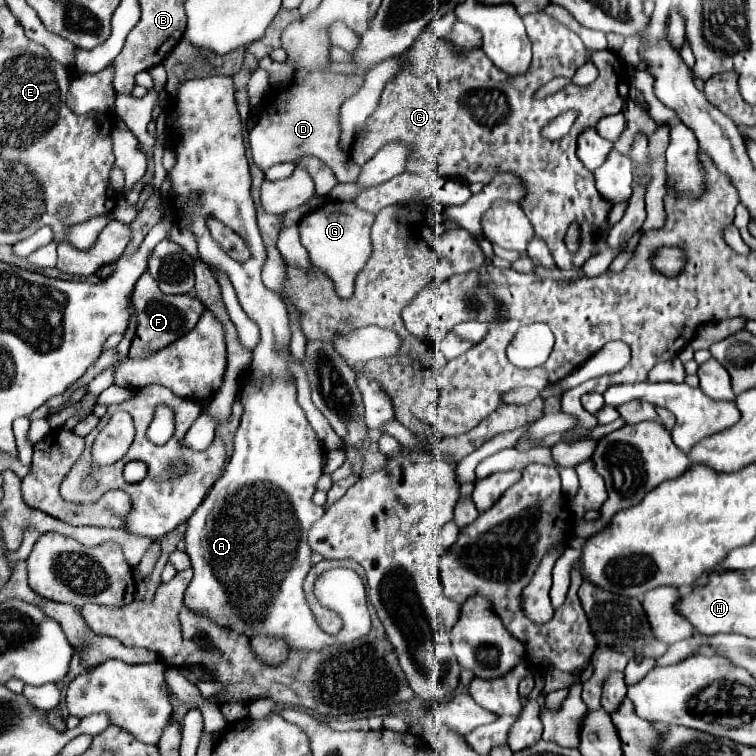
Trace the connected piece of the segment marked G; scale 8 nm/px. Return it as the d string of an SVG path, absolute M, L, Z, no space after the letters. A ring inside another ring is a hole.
M336 202L334 210L318 208L300 220L302 245L308 251L312 264L324 270L332 278L340 298L350 298L354 294L354 280L372 254L372 240L370 240L372 224L374 216L366 214L364 210L358 210L354 202Z

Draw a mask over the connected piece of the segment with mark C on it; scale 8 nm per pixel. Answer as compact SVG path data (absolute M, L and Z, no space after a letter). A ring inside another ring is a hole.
M546 12L528 14L528 38L532 40L530 68L526 70L526 74L510 76L510 74L502 72L500 68L496 68L480 48L470 50L466 54L456 54L446 40L440 40L440 44L438 44L438 38L434 36L434 32L430 28L426 28L418 36L418 40L406 52L402 52L402 58L406 60L406 64L384 86L382 100L380 100L376 112L368 118L368 124L360 136L360 140L352 146L350 156L358 166L362 166L386 142L402 140L412 146L412 158L408 162L408 166L410 168L414 166L414 172L418 172L418 168L422 166L422 160L432 160L436 164L436 172L440 176L450 176L450 178L458 176L466 182L490 184L498 172L514 174L516 178L526 182L526 194L520 198L520 206L522 206L524 214L528 216L528 220L532 222L536 234L548 244L548 250L550 250L556 266L562 270L578 268L592 256L594 244L600 240L596 236L602 232L612 206L598 194L598 190L594 186L594 176L576 158L576 140L582 134L582 130L596 126L600 118L618 114L622 110L622 106L628 98L628 92L630 92L628 74L626 74L624 64L612 50L588 50L582 44L578 34L568 30L564 24L560 24ZM588 60L600 72L592 84L578 86L578 84L568 82L556 94L552 94L544 100L532 100L532 94L540 86L544 86L546 82L550 82L552 78L558 78L558 76L570 80L576 74L576 70ZM570 108L580 110L580 116L574 122L574 126L570 128L570 132L562 140L554 140L554 142L542 138L540 128L544 124L548 124L550 118L556 118L560 112L570 110ZM572 222L576 222L580 226L580 246L576 252L570 252L564 242L566 232Z

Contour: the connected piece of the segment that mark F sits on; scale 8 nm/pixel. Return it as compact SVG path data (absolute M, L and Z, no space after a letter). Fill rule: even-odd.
M144 272L140 276L140 280L136 282L136 288L132 292L132 306L134 306L136 318L138 318L136 338L132 342L132 352L136 352L136 354L154 352L160 346L168 346L170 342L178 340L182 334L188 334L196 326L200 314L204 312L204 304L194 296L188 296L188 294L170 296L170 294L160 292L158 284L154 282L154 278L148 272Z

